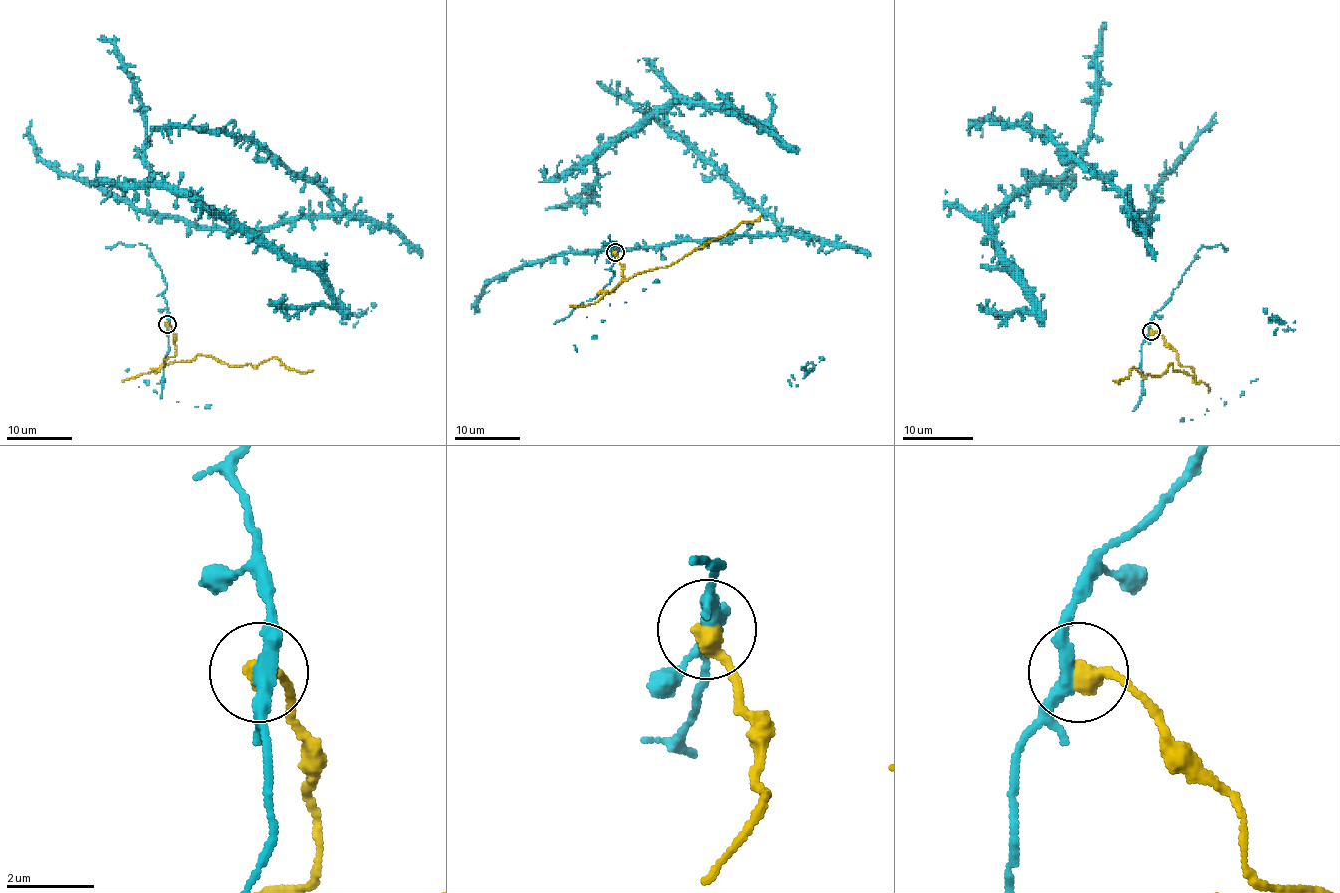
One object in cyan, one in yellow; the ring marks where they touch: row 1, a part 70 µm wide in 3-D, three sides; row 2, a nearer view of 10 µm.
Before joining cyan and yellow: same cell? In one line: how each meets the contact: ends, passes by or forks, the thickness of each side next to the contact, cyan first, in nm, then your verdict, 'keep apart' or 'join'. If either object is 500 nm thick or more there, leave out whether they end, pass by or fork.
cyan passes by; yellow ends; calibres 340 and 440 nm; keep apart

